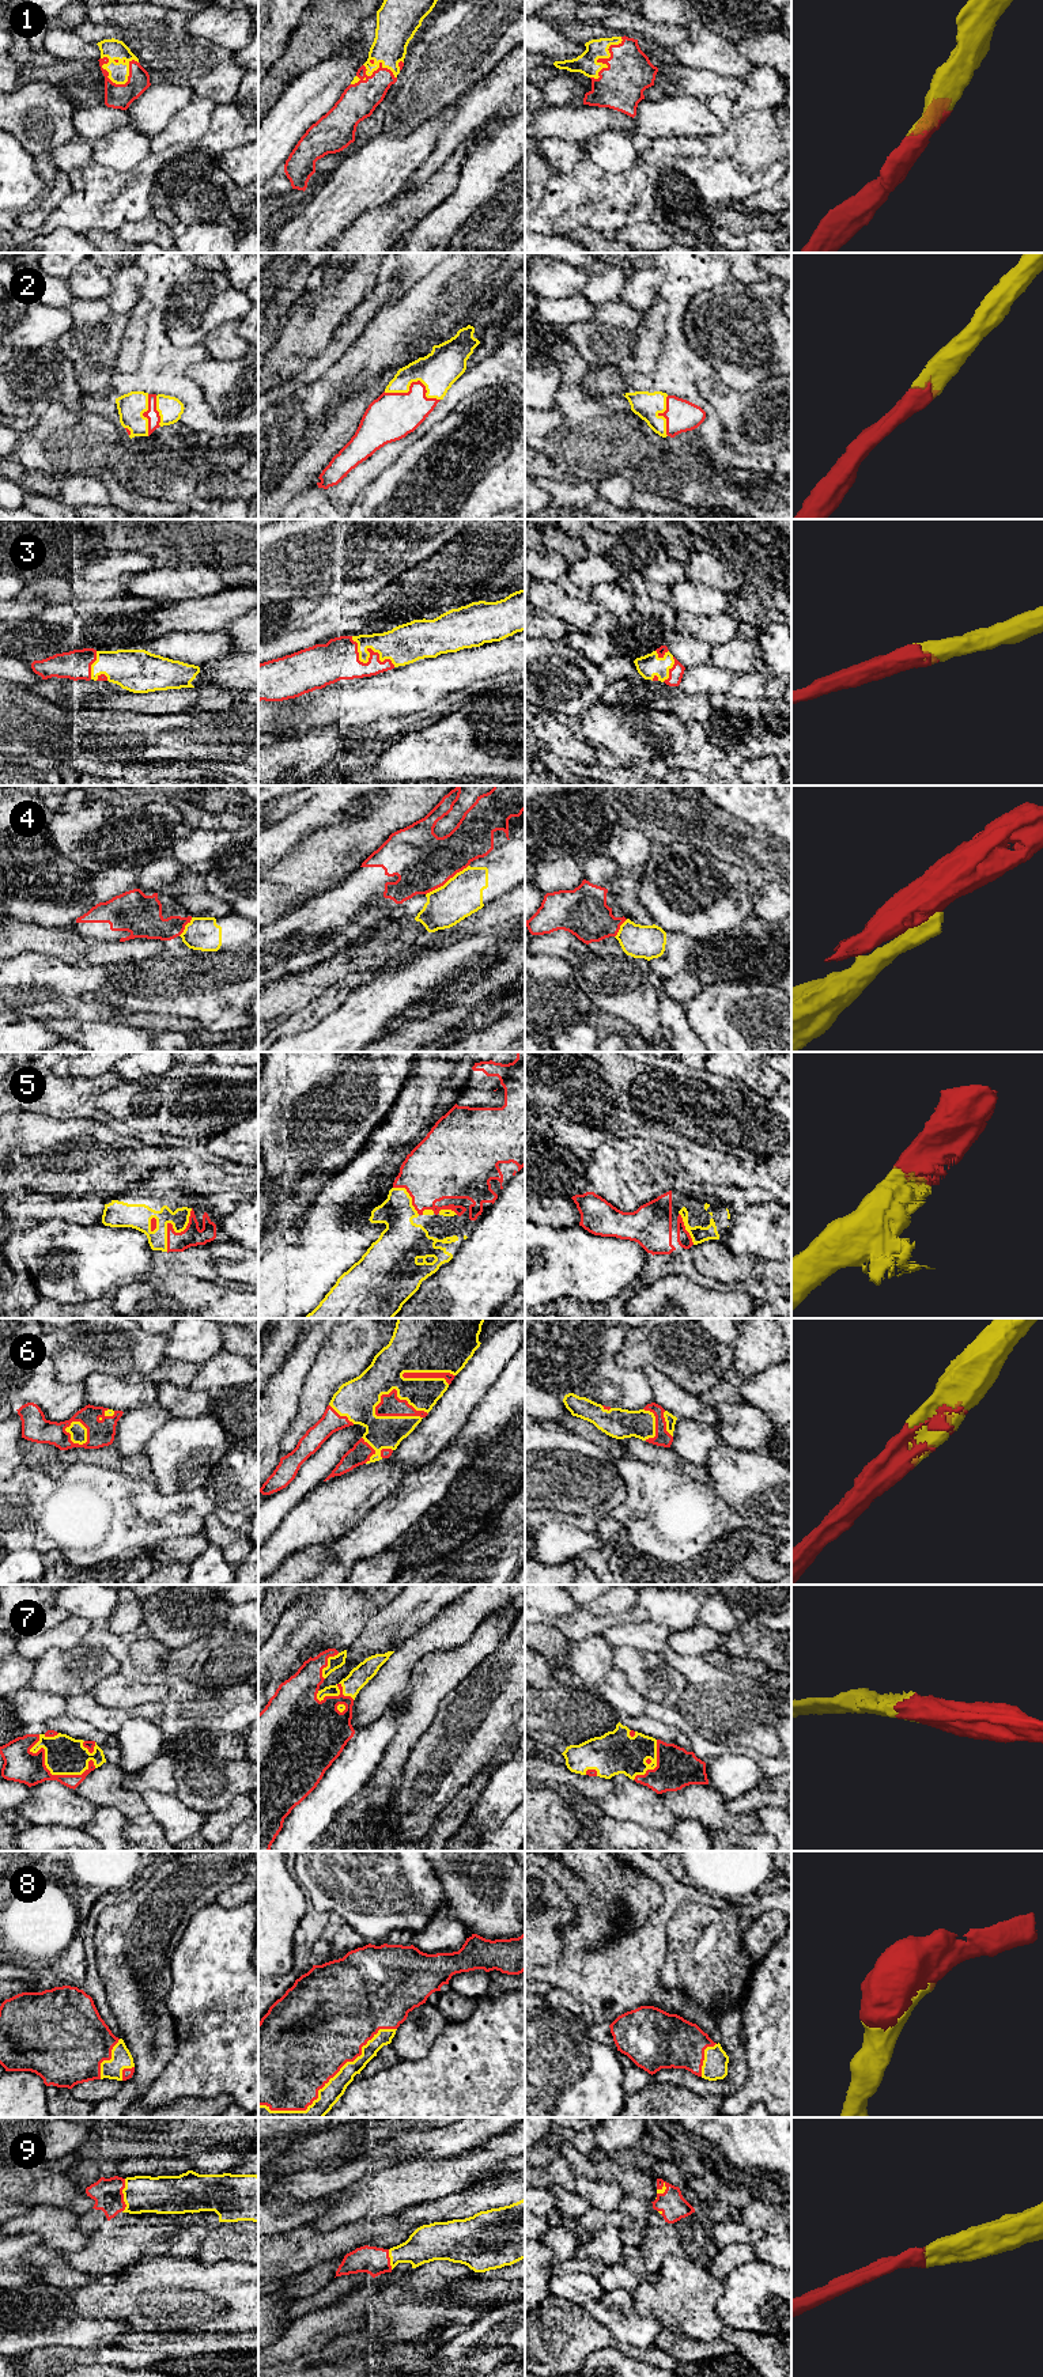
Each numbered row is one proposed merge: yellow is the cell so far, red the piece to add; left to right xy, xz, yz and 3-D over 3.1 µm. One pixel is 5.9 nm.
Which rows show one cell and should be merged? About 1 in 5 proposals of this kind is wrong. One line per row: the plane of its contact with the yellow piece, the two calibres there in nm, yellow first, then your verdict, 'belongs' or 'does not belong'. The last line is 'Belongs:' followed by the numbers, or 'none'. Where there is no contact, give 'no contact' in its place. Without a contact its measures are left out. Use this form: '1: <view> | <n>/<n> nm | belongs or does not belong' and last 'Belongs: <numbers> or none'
1: xy | 120/140 nm | belongs
2: xz | 220/280 nm | belongs
3: xz | 240/240 nm | belongs
4: xz | 240/360 nm | does not belong
5: xy | 150/120 nm | belongs
6: xz | 240/130 nm | belongs
7: xy | 220/200 nm | belongs
8: xz | 120/480 nm | belongs
9: xy | 220/180 nm | belongs
Belongs: 1, 2, 3, 5, 6, 7, 8, 9

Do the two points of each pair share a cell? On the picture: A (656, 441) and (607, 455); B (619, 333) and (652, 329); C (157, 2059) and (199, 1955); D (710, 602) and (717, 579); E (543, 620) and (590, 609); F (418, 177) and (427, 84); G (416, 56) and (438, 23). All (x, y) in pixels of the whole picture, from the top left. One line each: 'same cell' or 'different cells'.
A: different cells
B: different cells
C: different cells
D: different cells
E: different cells
F: different cells
G: same cell

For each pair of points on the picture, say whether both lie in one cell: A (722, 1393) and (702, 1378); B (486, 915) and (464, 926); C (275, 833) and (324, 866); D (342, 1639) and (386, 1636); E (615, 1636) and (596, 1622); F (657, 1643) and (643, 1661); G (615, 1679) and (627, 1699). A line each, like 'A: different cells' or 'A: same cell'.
A: different cells
B: same cell
C: different cells
D: different cells
E: different cells
F: different cells
G: same cell

